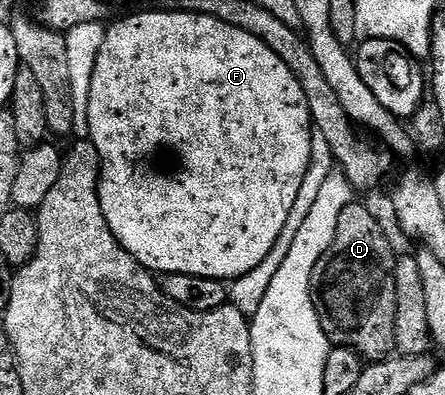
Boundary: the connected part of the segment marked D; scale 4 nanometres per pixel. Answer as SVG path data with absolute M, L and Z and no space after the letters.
M356 200L341 212L341 220L337 220L337 236L333 244L321 256L321 260L313 268L311 277L311 295L317 308L317 316L321 320L321 328L332 346L344 346L357 352L360 358L368 363L382 362L392 357L395 350L395 317L397 316L397 288L395 287L396 251L391 251L391 242L383 231L383 226L371 215L367 206Z

